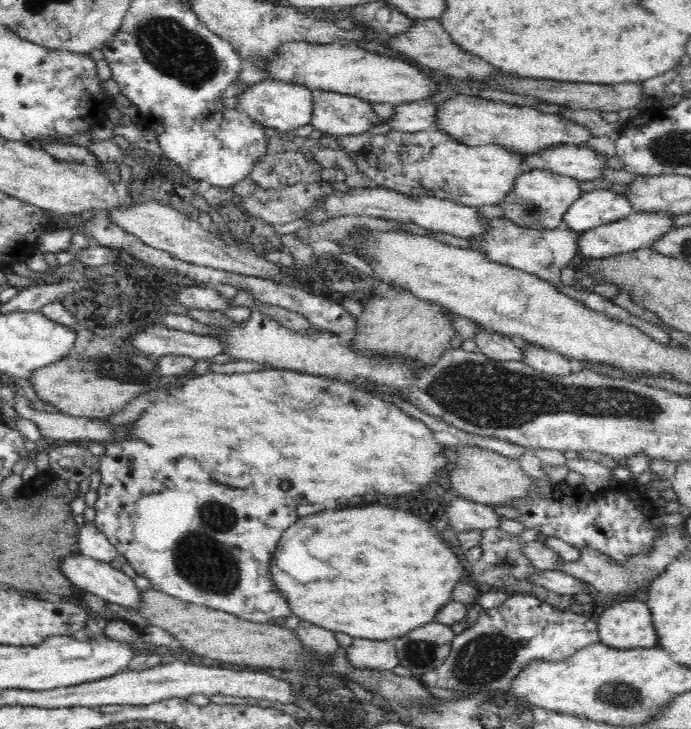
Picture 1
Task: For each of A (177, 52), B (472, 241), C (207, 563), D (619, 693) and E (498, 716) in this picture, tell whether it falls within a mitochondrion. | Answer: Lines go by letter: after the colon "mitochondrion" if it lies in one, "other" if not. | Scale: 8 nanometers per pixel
A: mitochondrion
B: other
C: mitochondrion
D: mitochondrion
E: mitochondrion

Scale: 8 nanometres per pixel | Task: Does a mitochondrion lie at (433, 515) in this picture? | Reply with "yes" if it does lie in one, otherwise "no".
no

